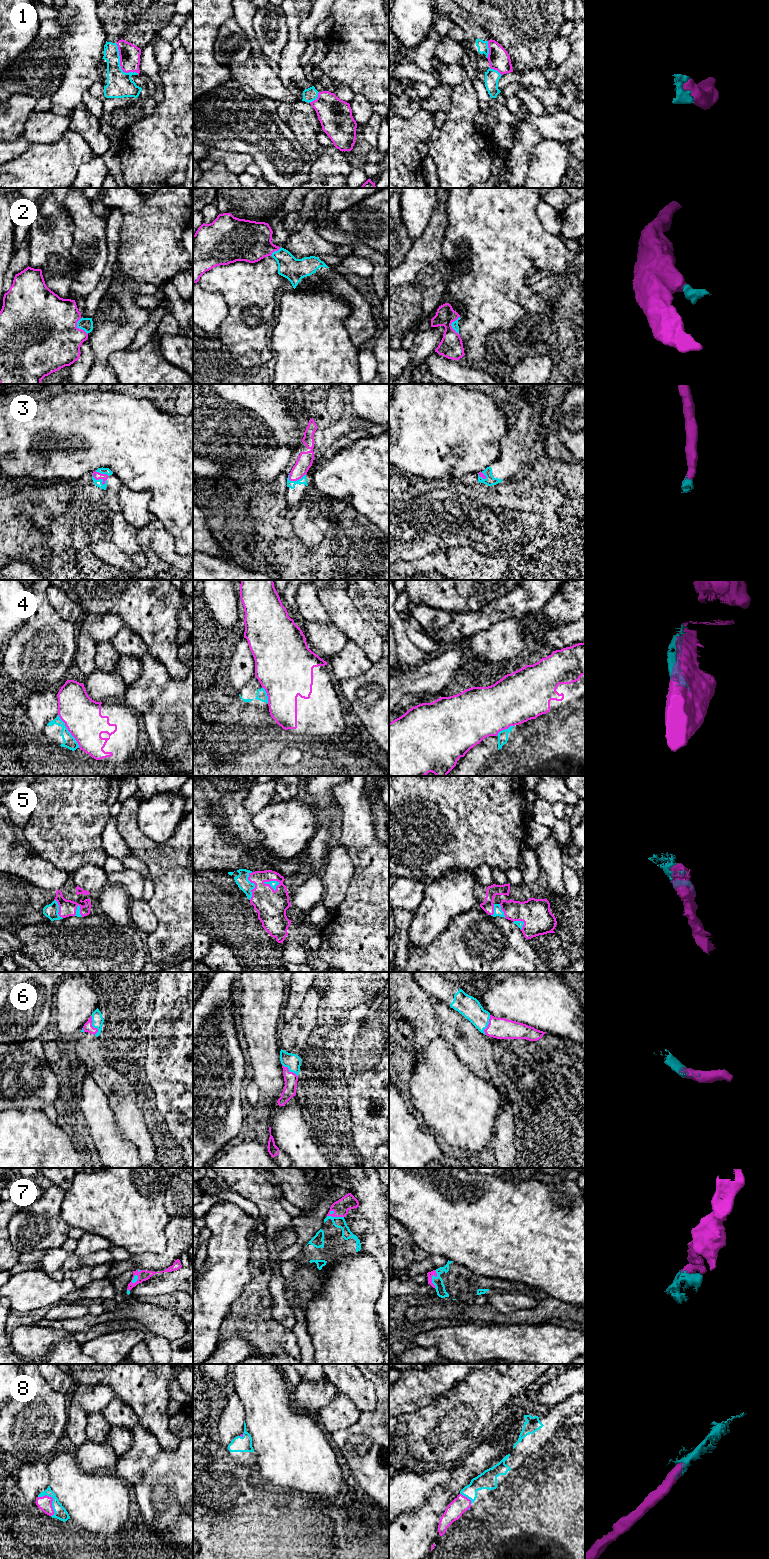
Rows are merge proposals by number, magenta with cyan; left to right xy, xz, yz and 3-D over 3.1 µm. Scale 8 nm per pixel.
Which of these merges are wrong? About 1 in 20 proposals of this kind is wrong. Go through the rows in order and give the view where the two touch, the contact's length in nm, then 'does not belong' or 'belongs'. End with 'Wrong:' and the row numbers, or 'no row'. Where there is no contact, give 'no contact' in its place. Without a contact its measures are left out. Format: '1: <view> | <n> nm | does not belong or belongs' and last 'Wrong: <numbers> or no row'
1: xy | 320 nm | belongs
2: xy | 150 nm | belongs
3: xy | 140 nm | belongs
4: xy | 320 nm | does not belong
5: xz | 140 nm | belongs
6: xy | 160 nm | belongs
7: xz | 140 nm | belongs
8: xy | 200 nm | belongs
Wrong: 4

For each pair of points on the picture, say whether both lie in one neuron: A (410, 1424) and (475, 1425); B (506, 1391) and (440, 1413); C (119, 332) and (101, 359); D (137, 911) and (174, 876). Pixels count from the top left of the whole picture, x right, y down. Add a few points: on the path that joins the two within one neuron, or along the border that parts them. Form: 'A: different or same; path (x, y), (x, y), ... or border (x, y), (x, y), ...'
A: same; path (426, 1424), (439, 1421), (443, 1425), (459, 1425)
B: same; path (490, 1391), (485, 1391), (465, 1411), (456, 1412)
C: same; path (112, 339), (102, 349), (102, 352)
D: different; border (147, 902), (156, 918), (156, 924)

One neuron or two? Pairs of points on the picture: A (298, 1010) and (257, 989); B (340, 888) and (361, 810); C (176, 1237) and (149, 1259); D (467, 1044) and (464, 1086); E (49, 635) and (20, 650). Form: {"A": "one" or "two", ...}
{"A": "two", "B": "two", "C": "one", "D": "two", "E": "one"}

